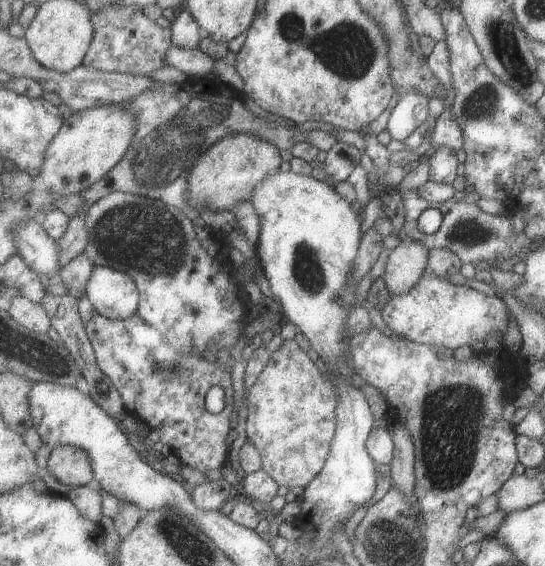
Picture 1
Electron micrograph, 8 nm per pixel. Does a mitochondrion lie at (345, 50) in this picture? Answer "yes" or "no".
yes

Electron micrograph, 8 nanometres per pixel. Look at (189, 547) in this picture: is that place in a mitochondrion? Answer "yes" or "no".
yes

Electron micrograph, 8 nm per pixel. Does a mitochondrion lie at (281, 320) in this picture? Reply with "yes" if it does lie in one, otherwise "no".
no

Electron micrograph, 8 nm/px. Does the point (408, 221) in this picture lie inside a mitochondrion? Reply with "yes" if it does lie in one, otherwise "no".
no

